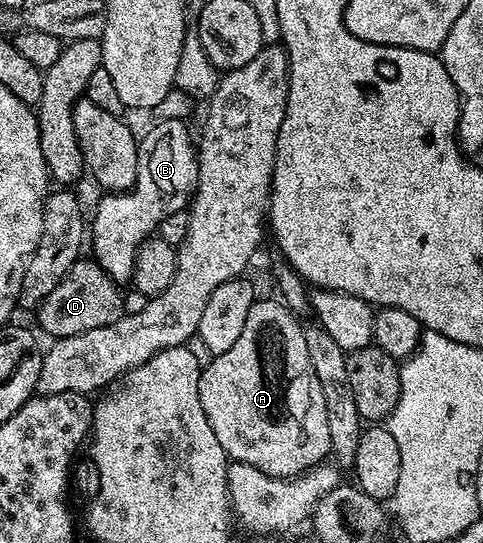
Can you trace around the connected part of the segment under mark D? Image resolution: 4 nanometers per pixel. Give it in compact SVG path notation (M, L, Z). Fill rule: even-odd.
M79 259L73 264L71 271L67 271L67 275L61 280L59 287L55 287L55 291L51 291L51 295L47 295L44 303L36 306L37 321L41 324L42 329L40 332L42 334L44 334L43 332L50 333L50 338L56 339L79 335L83 331L95 331L95 327L107 327L107 323L115 323L120 317L125 316L124 298L125 293L122 286L118 282L112 281L107 275L107 271L103 271L103 267L99 267L92 259Z

